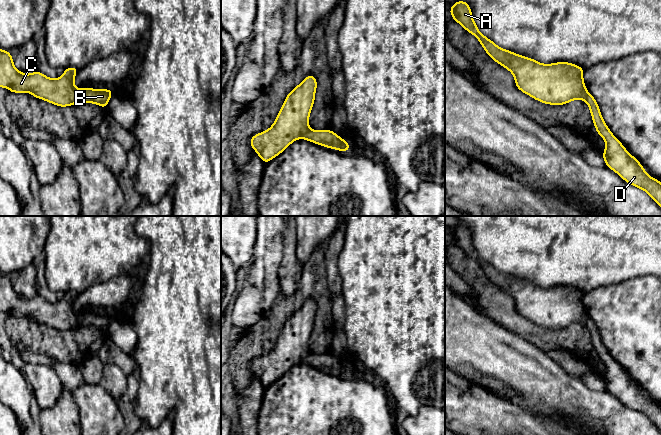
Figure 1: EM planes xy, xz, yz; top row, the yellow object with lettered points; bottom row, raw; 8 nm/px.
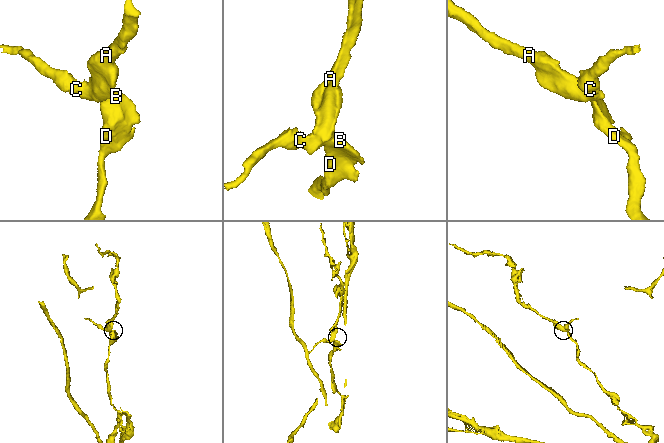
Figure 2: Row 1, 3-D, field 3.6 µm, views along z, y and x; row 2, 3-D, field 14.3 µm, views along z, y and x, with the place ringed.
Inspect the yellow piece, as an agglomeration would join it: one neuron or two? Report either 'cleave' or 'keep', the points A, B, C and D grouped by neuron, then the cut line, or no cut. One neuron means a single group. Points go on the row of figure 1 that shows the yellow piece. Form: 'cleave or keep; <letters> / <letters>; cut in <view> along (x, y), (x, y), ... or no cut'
cleave; A C / B D; cut in xy along (85, 89), (77, 102)

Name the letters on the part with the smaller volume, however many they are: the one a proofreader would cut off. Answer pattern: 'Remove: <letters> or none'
Remove: A, C

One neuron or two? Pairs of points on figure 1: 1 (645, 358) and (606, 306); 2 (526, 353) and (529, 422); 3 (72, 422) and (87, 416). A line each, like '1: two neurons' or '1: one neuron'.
1: one neuron
2: two neurons
3: two neurons

